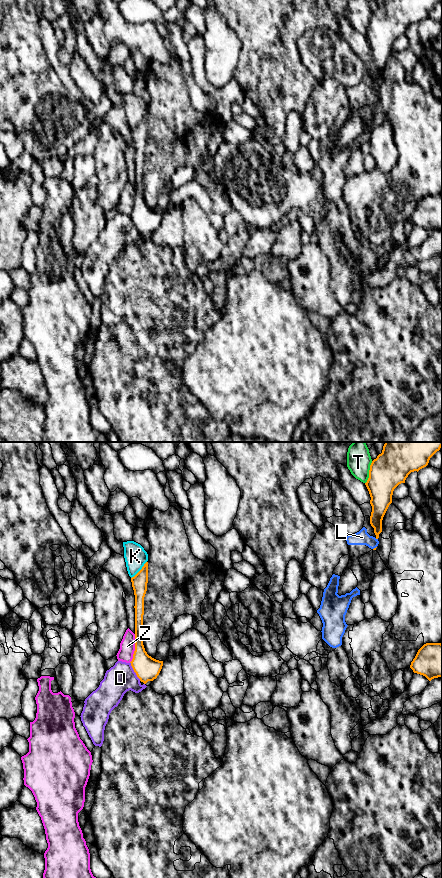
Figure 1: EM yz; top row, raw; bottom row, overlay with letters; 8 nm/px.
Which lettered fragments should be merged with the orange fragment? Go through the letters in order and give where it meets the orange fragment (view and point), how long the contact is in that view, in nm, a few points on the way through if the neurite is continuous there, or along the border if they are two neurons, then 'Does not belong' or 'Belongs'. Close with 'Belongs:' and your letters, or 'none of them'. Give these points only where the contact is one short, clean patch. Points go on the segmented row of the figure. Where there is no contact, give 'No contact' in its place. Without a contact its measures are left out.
D: Touches orange at yz (134, 671). Shared border 170 nm. Boundary: yz (130, 662), (133, 671), (140, 680). Does not belong
K: Touches orange at yz (140, 570). Shared border 190 nm. Boundary: yz (146, 561), (131, 578). Does not belong
L: Touches orange at yz (374, 548). Shared border 40 nm. Boundary: yz (376, 546), (373, 549). Does not belong
T: Touches orange at yz (369, 472). Shared border 190 nm. Does not belong
Z: Touches orange at yz (135, 648). Shared border 240 nm. Does not belong
Belongs: none of them

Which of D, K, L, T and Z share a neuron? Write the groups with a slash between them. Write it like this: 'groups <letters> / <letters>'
groups D K / L / T / Z

